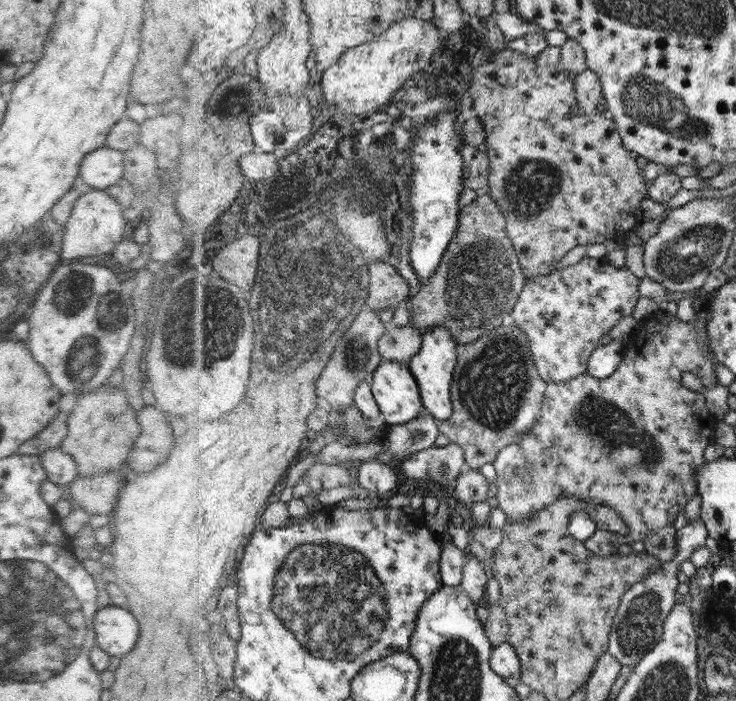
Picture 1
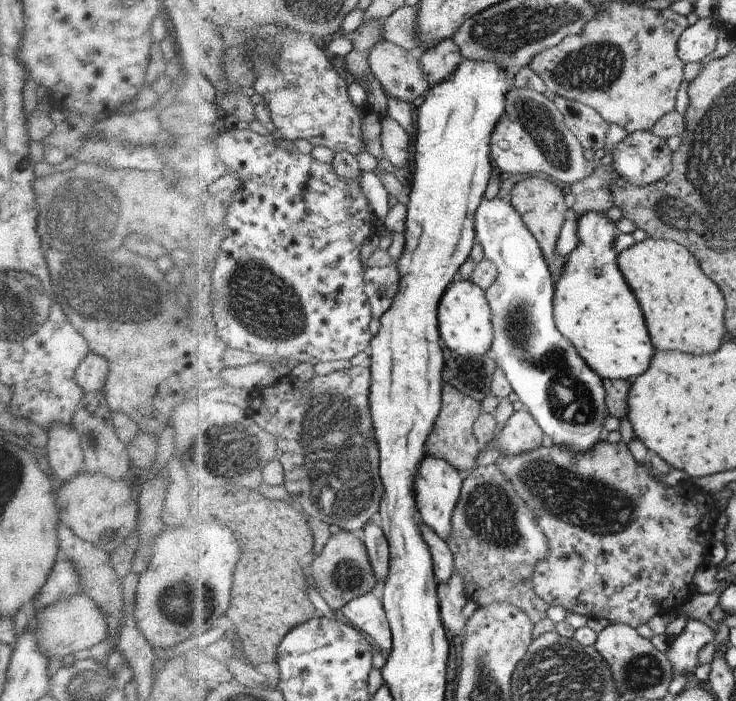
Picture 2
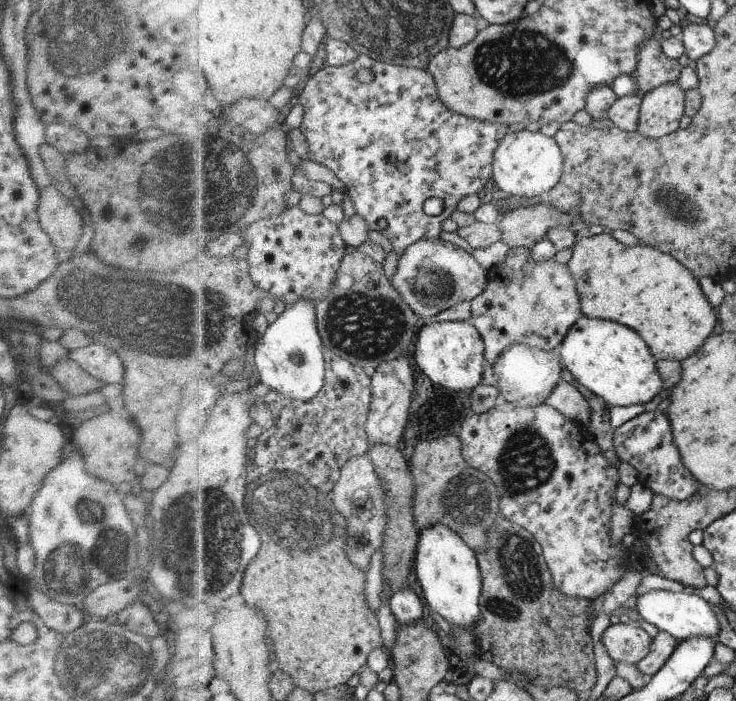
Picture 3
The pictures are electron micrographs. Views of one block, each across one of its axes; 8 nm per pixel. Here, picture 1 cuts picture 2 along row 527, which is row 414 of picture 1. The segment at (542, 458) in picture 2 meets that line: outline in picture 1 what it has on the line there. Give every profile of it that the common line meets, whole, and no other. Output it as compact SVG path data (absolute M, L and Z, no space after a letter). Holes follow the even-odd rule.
M656 312L644 318L644 326L642 322L638 324L638 340L634 338L634 344L626 350L622 364L609 378L601 380L584 373L564 383L547 384L542 399L542 413L539 414L540 419L536 421L536 425L516 437L511 445L505 446L493 462L496 469L497 507L508 518L522 521L565 496L582 496L590 500L588 505L602 504L614 508L627 524L628 534L602 532L599 529L586 544L590 546L590 550L600 548L598 544L602 544L604 552L594 550L594 554L608 557L621 544L643 540L650 531L669 527L674 523L677 514L697 494L694 474L706 462L705 450L717 442L719 420L714 416L714 410L710 410L710 398L705 399L702 393L682 386L684 372L696 374L705 387L716 387L719 384L714 371L717 360L708 343L706 321L700 314L696 317L694 322L684 322L676 315L668 316L664 312ZM608 446L639 447L644 458L642 462L624 468L624 472L621 472L608 458Z

